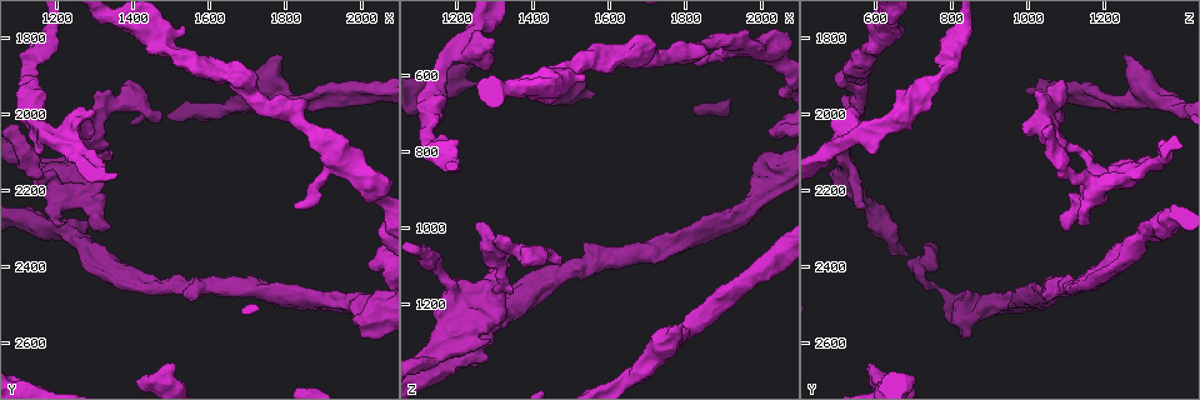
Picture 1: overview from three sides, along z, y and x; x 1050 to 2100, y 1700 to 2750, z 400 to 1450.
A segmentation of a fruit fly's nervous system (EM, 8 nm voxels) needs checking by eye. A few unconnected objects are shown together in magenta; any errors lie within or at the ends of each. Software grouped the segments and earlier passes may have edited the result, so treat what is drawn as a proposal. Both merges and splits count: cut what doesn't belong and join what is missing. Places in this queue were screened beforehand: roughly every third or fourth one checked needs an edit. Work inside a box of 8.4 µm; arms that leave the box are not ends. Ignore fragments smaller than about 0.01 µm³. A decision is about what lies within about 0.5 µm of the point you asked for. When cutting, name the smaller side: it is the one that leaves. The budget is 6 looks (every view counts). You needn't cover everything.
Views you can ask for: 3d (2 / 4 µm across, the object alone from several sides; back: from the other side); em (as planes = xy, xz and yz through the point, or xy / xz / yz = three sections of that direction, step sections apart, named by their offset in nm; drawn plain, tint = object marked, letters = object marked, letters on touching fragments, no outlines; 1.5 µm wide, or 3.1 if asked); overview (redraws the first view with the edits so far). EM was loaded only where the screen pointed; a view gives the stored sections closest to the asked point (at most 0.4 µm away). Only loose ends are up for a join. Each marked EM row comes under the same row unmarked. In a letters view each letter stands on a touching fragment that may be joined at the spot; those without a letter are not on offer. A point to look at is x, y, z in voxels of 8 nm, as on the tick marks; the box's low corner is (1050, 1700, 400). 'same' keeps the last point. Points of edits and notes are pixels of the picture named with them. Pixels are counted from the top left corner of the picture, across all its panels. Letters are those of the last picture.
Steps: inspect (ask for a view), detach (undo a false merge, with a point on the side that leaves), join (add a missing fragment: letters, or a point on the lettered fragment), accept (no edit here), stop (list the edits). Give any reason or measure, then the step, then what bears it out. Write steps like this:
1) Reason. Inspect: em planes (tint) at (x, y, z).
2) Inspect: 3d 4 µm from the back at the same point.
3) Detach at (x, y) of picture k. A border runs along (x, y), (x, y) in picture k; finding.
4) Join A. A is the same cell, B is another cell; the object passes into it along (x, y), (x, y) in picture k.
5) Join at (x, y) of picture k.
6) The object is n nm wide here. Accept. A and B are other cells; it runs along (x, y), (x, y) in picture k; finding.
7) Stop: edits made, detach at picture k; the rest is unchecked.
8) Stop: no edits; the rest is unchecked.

Free end. Inspect: 3d 2 µm at (1280, 2005, 495).

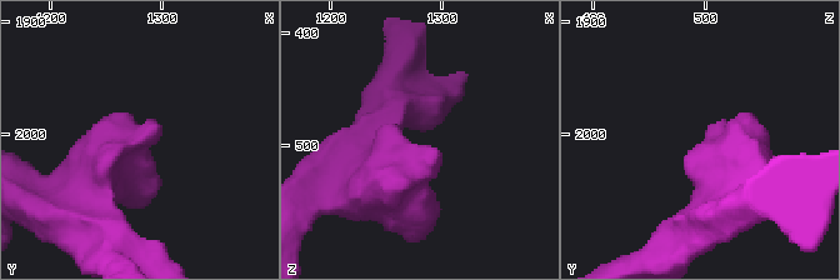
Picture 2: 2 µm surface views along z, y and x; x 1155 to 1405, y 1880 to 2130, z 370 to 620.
Inspect: em xy step 4 (letters) at (1276, 2010, 500).

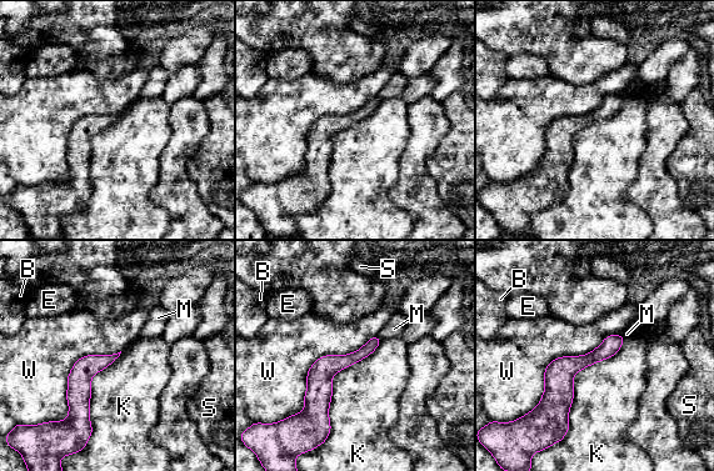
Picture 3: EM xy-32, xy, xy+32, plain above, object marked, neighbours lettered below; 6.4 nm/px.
The longest contact is with W, 800 nm. Accept. B, E, K, M, S and W are other cells; a border runs along (624, 339), (574, 375), (562, 440) in picture 3; none of them fits.

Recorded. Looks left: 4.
Stops while still wide. Inspect: 3d 4 µm at (1510, 2660, 585).

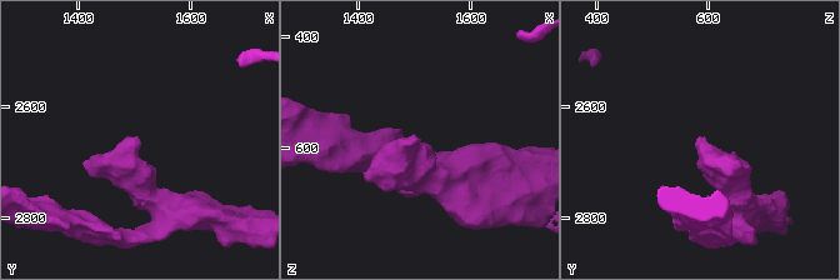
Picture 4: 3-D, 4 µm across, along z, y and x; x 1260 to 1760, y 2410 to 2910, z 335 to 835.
Shape alone is not enough. Inspect: em planes (letters) at (1505, 2660, 585).

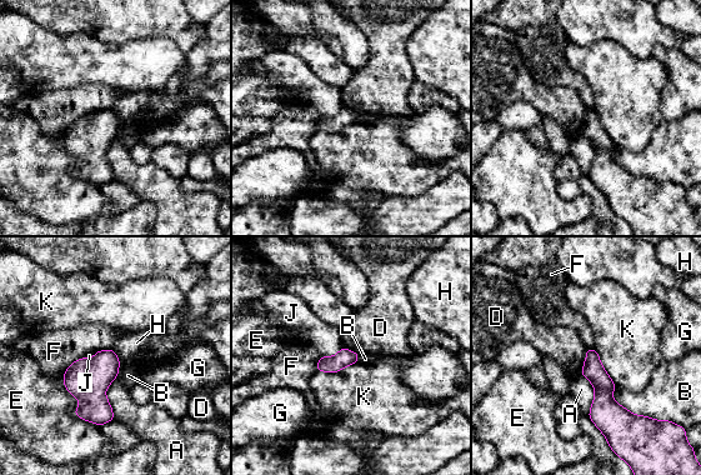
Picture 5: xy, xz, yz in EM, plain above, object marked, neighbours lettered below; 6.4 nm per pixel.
Accept. A, B, D, E, F, G, H, J and K are other cells; a border runs along (111, 349), (119, 359) in picture 5; none of them fits.

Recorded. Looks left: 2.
An open end. Inspect: em 3.1 µm xy step 8 (tint) at (1220, 2280, 1155).

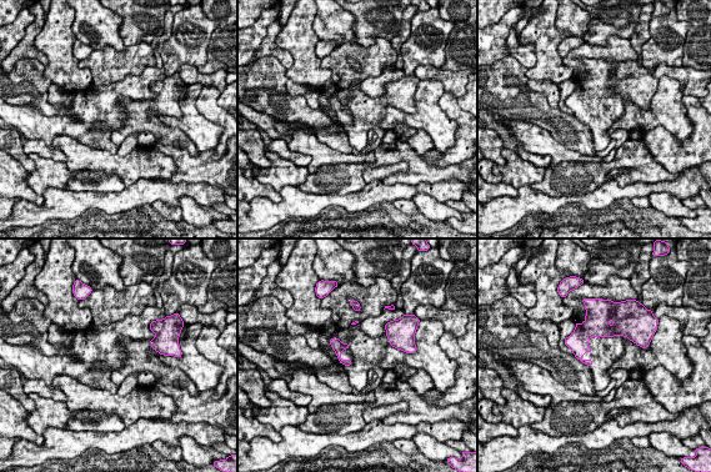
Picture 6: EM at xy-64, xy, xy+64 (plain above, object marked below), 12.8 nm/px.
Inspect: em 3.1 µm xy step 8 (letters) at the same point.

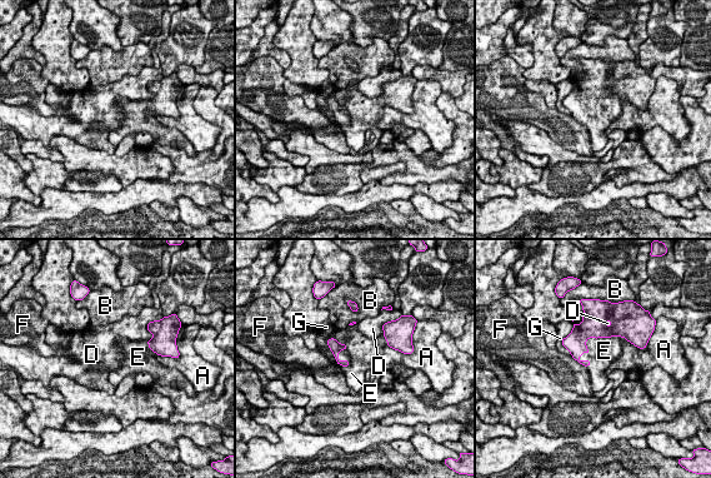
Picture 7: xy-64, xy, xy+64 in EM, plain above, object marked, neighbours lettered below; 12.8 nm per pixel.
Join E. E is the same cell, A, B, D, F and G are other cells; the object passes into it along (594, 325), (592, 337), (604, 350) in picture 7; the cell continues.

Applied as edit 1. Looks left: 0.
Stop: edits made, join at picture 7; the rest is unchecked.

